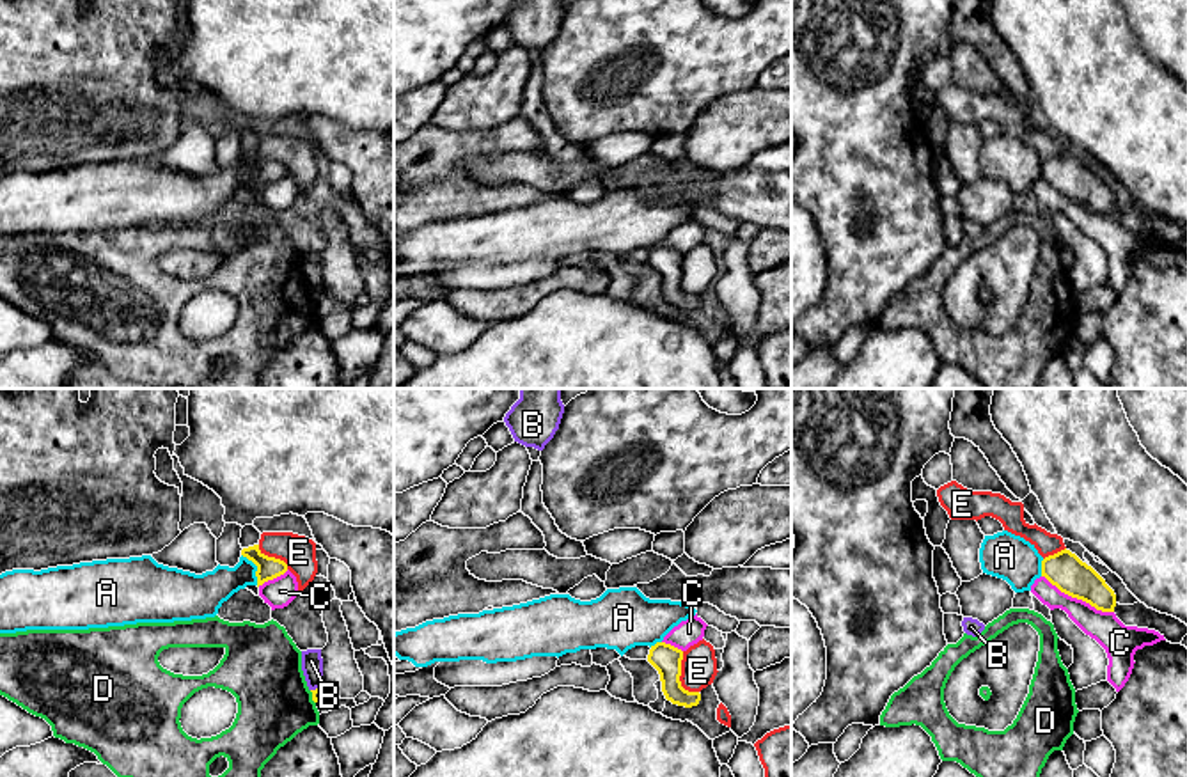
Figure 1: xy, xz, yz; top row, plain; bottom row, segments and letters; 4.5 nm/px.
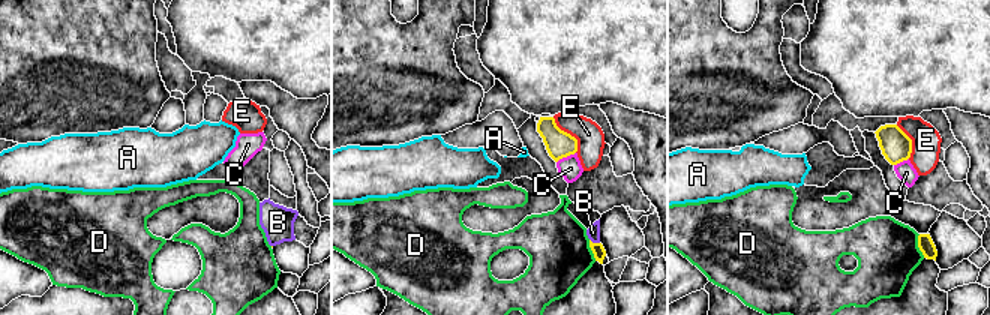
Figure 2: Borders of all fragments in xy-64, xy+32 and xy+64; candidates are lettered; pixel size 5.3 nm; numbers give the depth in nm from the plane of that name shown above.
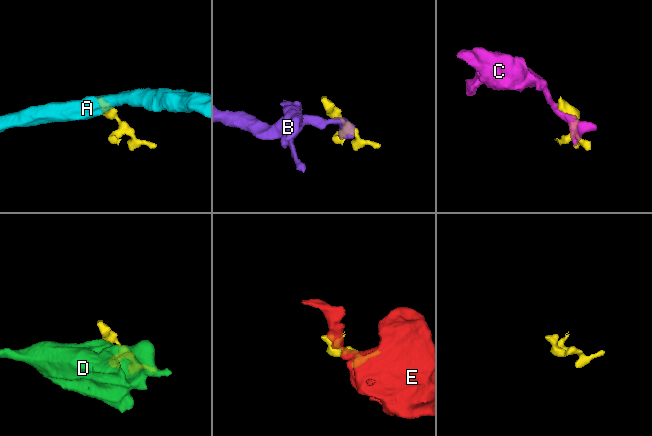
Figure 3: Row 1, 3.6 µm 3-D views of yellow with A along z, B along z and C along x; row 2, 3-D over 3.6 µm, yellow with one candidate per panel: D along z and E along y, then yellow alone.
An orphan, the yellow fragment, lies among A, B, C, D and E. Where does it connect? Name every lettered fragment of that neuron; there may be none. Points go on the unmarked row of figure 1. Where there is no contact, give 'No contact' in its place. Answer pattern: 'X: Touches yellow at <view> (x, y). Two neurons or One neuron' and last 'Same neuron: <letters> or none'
A: Touches yellow at xy (258, 171). Two neurons
B: Touches yellow at xy (316, 291). Two neurons
C: Touches yellow at yz (1077, 201). Two neurons
D: Touches yellow at xy (313, 300). Two neurons
E: Touches yellow at xz (680, 277). Two neurons
Same neuron: none

